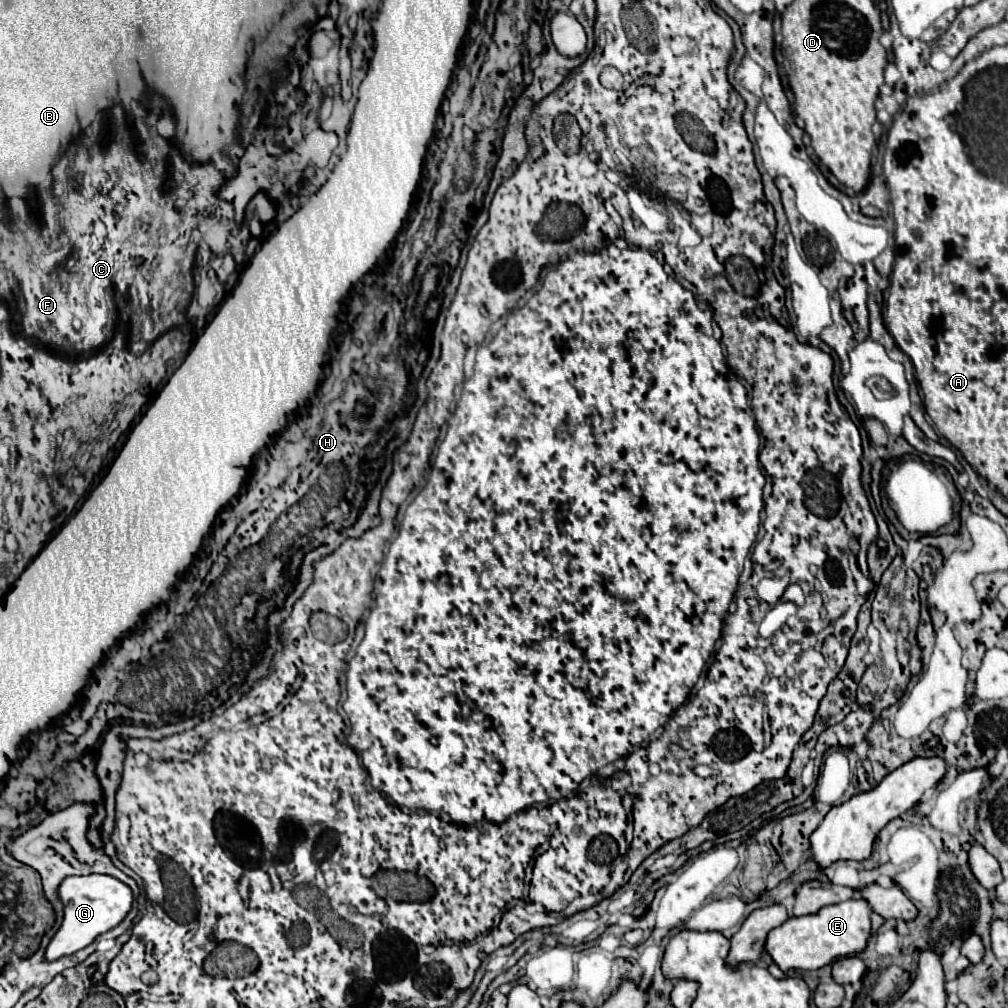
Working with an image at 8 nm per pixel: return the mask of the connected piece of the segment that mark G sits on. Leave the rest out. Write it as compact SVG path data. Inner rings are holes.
M88 874L88 876L68 876L60 886L58 886L58 896L64 906L64 920L58 932L52 936L50 944L46 946L44 958L48 962L58 960L62 956L70 956L84 946L92 944L96 936L112 930L118 926L128 910L132 908L132 892L126 884L112 876L102 876L102 874Z

